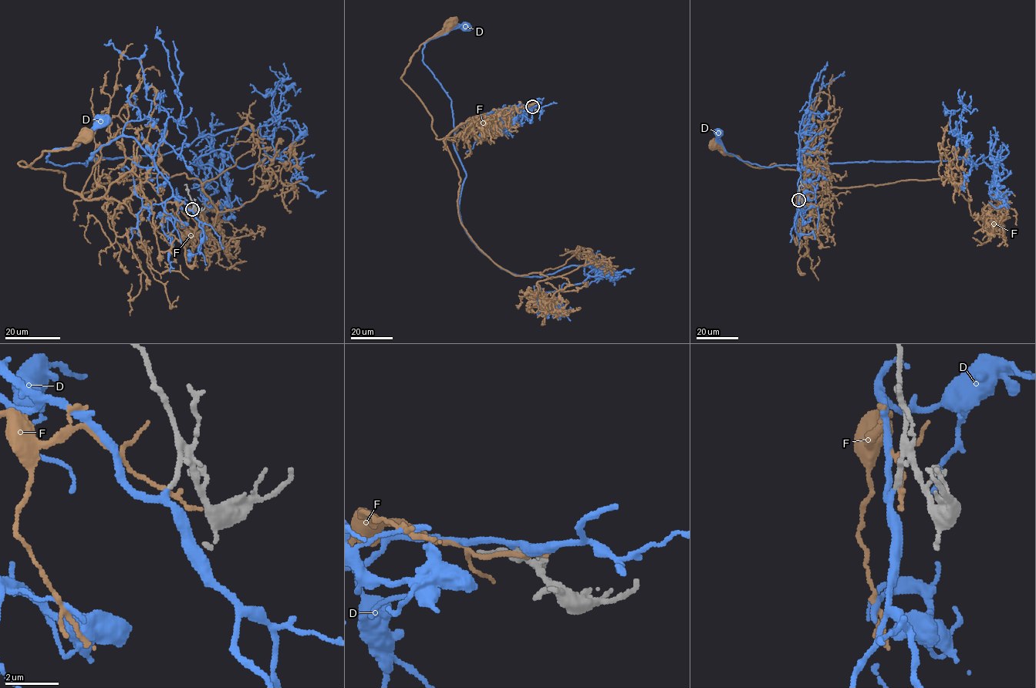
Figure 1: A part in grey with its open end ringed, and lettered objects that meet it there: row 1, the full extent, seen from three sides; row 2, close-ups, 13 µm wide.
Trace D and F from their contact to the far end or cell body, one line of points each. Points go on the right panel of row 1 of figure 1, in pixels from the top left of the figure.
D: (798, 200), (801, 154), (808, 144), (822, 162), (807, 166), (760, 166), (728, 153), (720, 143), (717, 132)
F: (798, 200), (804, 171), (818, 193), (831, 186), (828, 173), (782, 170), (775, 163), (756, 168), (713, 144)

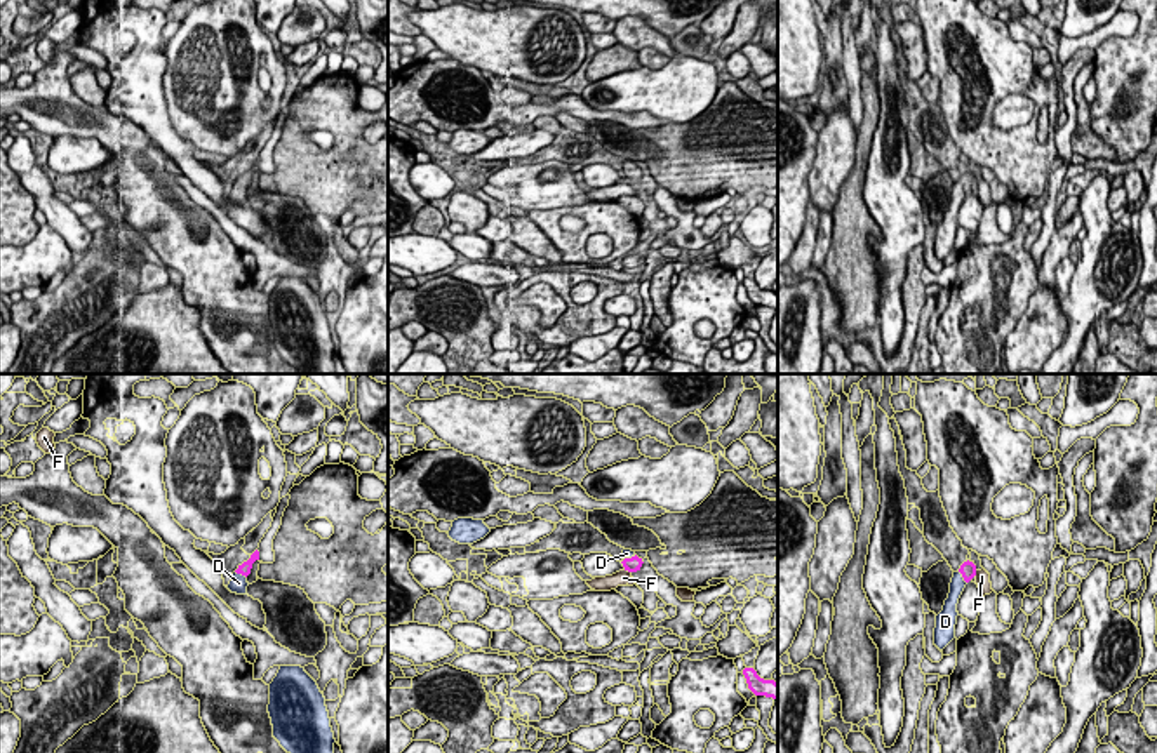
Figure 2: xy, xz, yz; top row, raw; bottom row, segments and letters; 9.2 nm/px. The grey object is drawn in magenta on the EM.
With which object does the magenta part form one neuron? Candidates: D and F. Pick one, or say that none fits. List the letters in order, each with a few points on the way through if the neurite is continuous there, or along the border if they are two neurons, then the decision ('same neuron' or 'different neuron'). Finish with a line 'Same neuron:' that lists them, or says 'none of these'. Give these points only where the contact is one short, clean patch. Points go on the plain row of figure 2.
D: across yz (968, 179), (963, 186), (957, 195) | same neuron
F: along xz (625, 179), (630, 183) | different neuron
Same neuron: D

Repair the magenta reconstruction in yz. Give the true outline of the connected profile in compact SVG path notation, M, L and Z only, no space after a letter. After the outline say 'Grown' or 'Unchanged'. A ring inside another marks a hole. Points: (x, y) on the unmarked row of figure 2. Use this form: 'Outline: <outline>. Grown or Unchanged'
Outline: M964 172L957 183L953 183L950 193L950 203L945 210L943 221L936 226L934 256L943 261L955 249L957 235L957 214L966 195L976 186L976 176Z. Grown

